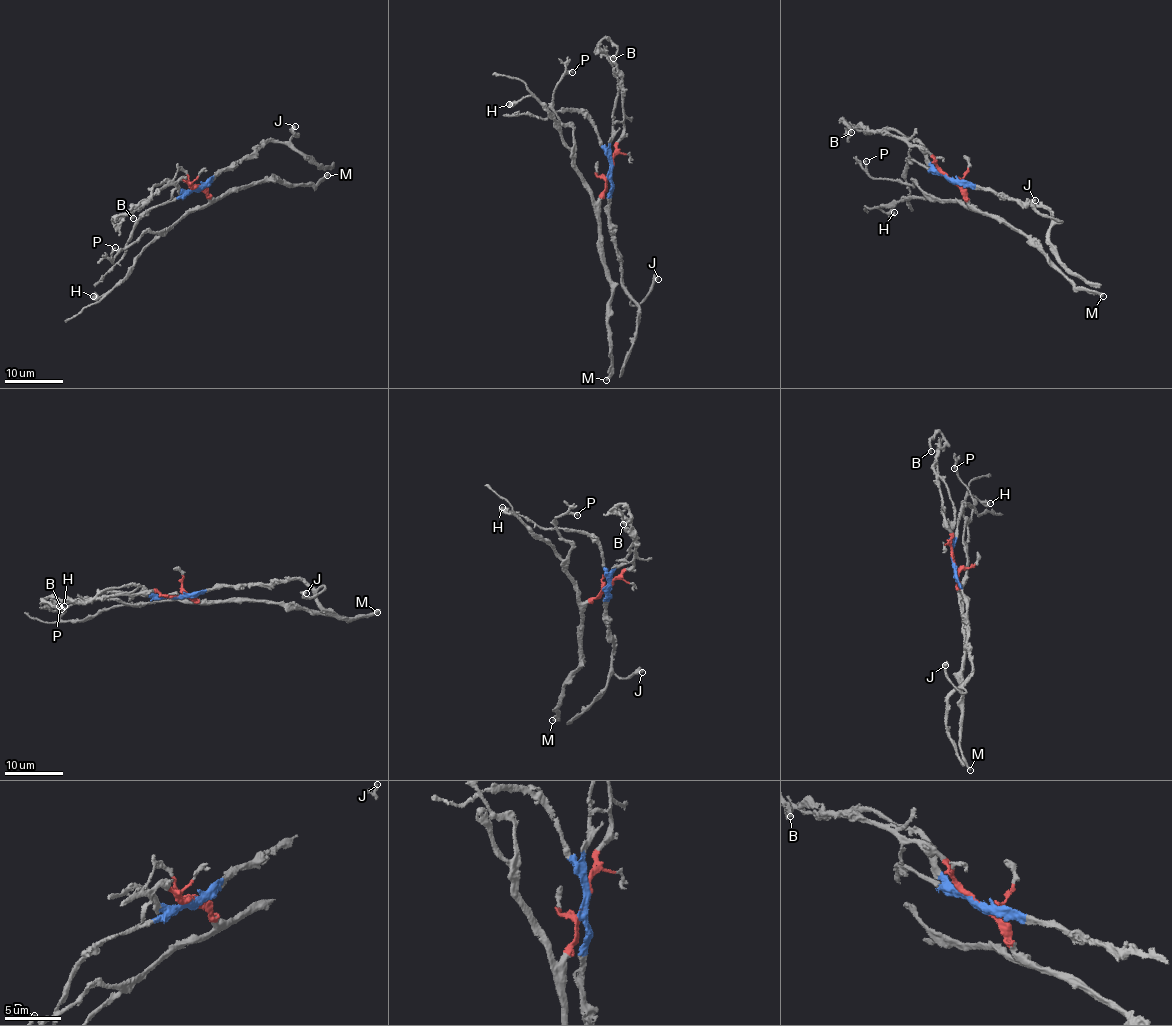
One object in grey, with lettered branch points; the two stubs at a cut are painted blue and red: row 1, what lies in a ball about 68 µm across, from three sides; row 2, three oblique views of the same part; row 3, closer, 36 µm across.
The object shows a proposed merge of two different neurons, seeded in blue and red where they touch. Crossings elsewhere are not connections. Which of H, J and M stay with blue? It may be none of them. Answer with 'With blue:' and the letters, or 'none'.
With blue: J

